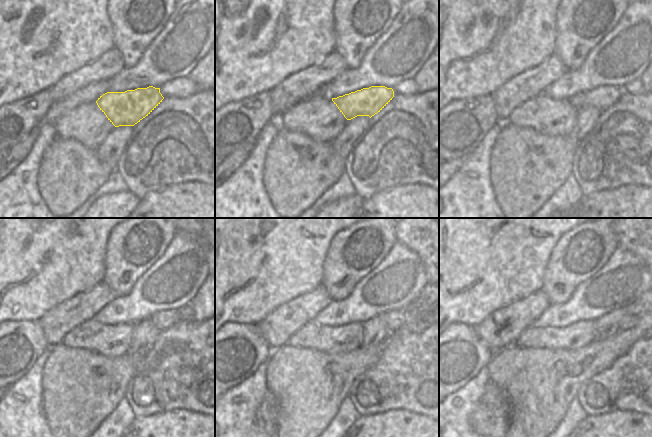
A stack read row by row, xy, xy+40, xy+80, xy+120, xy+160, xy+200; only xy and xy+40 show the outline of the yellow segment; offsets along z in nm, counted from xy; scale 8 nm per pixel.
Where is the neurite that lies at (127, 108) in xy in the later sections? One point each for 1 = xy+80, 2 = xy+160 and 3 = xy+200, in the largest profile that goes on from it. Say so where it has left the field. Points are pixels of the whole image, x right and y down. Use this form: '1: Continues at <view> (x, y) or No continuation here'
1: Continues at xy+80 (602, 97)
2: Continues at xy+160 (395, 319)
3: Continues at xy+200 (628, 322)

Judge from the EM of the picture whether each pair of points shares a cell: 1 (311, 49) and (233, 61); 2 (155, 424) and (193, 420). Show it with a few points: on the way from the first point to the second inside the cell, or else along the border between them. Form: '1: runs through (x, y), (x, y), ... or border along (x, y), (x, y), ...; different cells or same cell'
1: runs through (292, 49), (274, 49), (264, 56), (252, 58); same cell
2: runs through (164, 424), (184, 423); same cell

